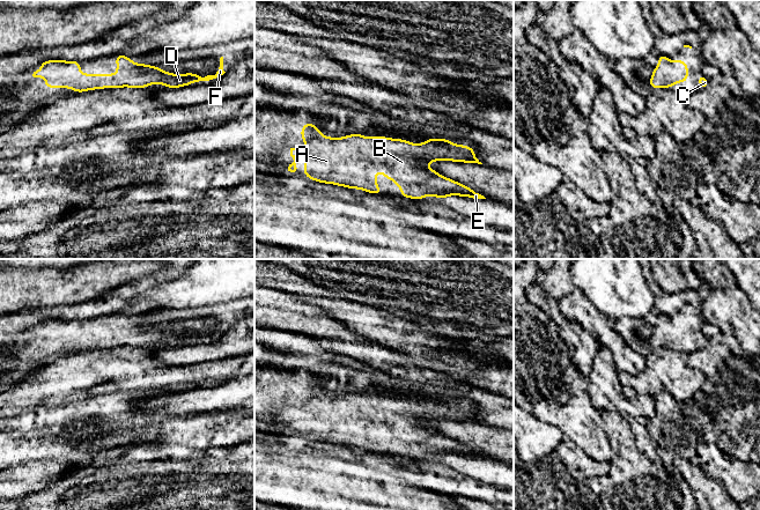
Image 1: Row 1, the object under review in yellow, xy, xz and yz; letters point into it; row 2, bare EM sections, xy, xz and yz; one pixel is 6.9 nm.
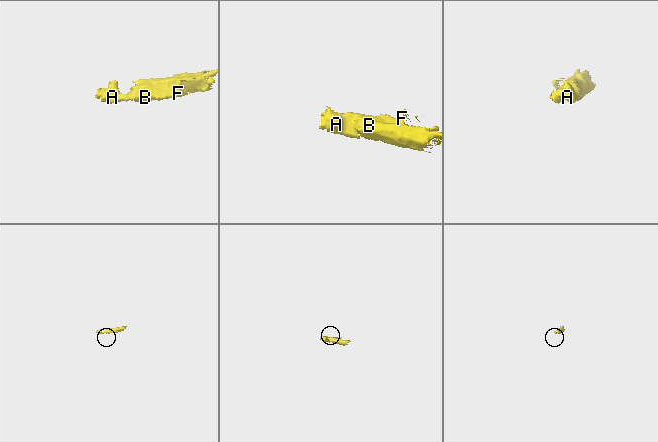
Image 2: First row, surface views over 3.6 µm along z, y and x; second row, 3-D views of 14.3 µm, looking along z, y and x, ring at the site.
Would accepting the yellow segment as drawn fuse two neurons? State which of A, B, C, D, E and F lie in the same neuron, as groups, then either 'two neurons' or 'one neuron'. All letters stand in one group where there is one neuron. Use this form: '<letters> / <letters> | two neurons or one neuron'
A B C D E F | one neuron

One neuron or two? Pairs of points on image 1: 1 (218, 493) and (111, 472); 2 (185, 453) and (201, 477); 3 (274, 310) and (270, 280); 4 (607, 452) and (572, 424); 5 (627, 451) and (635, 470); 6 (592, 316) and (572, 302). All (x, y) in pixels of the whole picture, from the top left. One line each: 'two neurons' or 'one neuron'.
1: one neuron
2: two neurons
3: two neurons
4: one neuron
5: one neuron
6: one neuron

